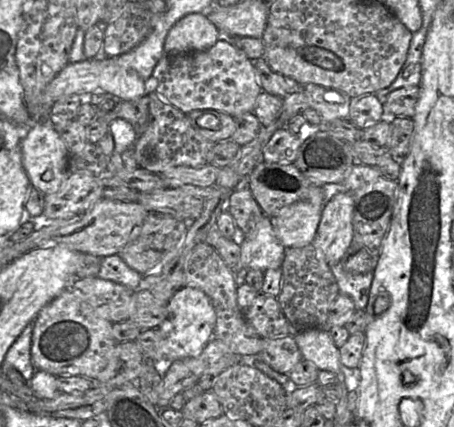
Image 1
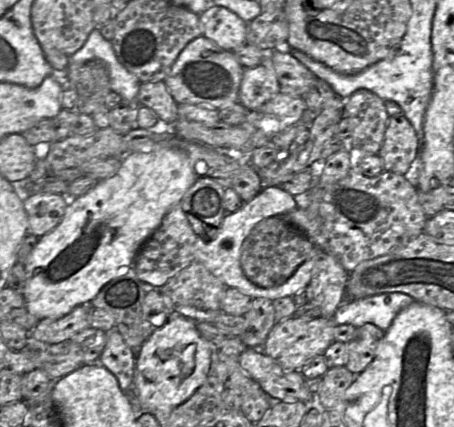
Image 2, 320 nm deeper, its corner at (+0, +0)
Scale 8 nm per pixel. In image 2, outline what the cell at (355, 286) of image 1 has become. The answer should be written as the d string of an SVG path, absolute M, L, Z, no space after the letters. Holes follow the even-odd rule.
M400 292L382 293L357 300L347 300L346 298L338 307L332 319L335 325L350 324L358 328L370 323L386 332L396 315L414 301L411 296Z

